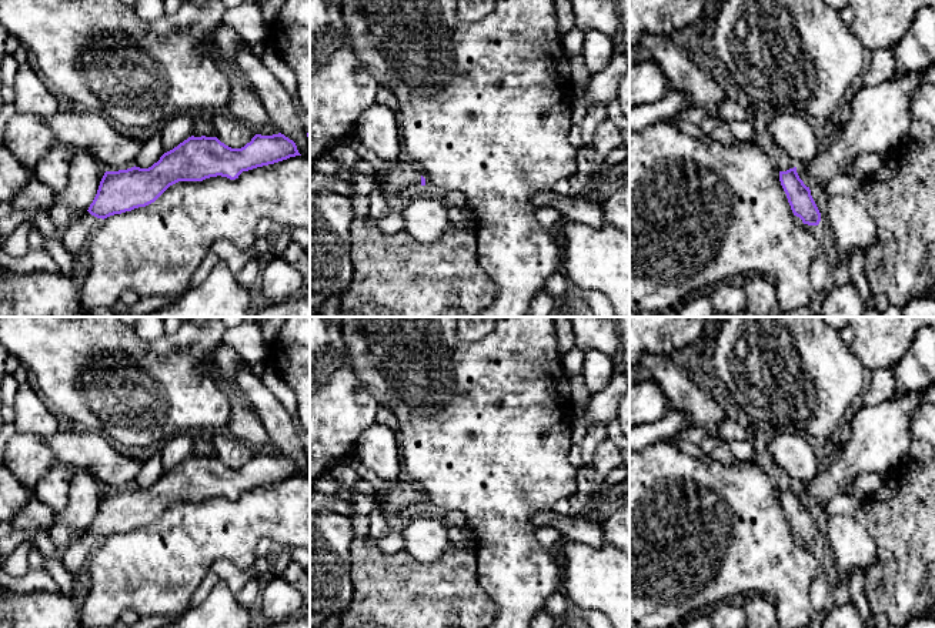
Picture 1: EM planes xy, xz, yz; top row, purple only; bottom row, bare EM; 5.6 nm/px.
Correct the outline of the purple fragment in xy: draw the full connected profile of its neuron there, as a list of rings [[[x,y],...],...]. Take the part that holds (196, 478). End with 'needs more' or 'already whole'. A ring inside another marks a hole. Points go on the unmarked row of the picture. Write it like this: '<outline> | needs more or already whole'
[[[256,454],[241,468],[231,468],[217,457],[188,457],[164,472],[148,488],[131,487],[106,491],[97,514],[86,532],[60,554],[66,571],[81,579],[93,552],[104,538],[154,522],[178,501],[203,501],[210,497],[238,498],[243,491],[301,475],[293,460],[284,454]]] | needs more

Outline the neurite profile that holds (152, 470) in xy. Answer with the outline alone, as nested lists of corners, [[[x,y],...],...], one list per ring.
[[[163,445],[154,448],[146,458],[143,468],[136,478],[136,487],[148,488],[160,480],[163,470]]]

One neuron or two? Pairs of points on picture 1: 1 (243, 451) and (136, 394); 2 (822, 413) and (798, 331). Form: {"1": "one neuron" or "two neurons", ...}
{"1": "two neurons", "2": "one neuron"}

